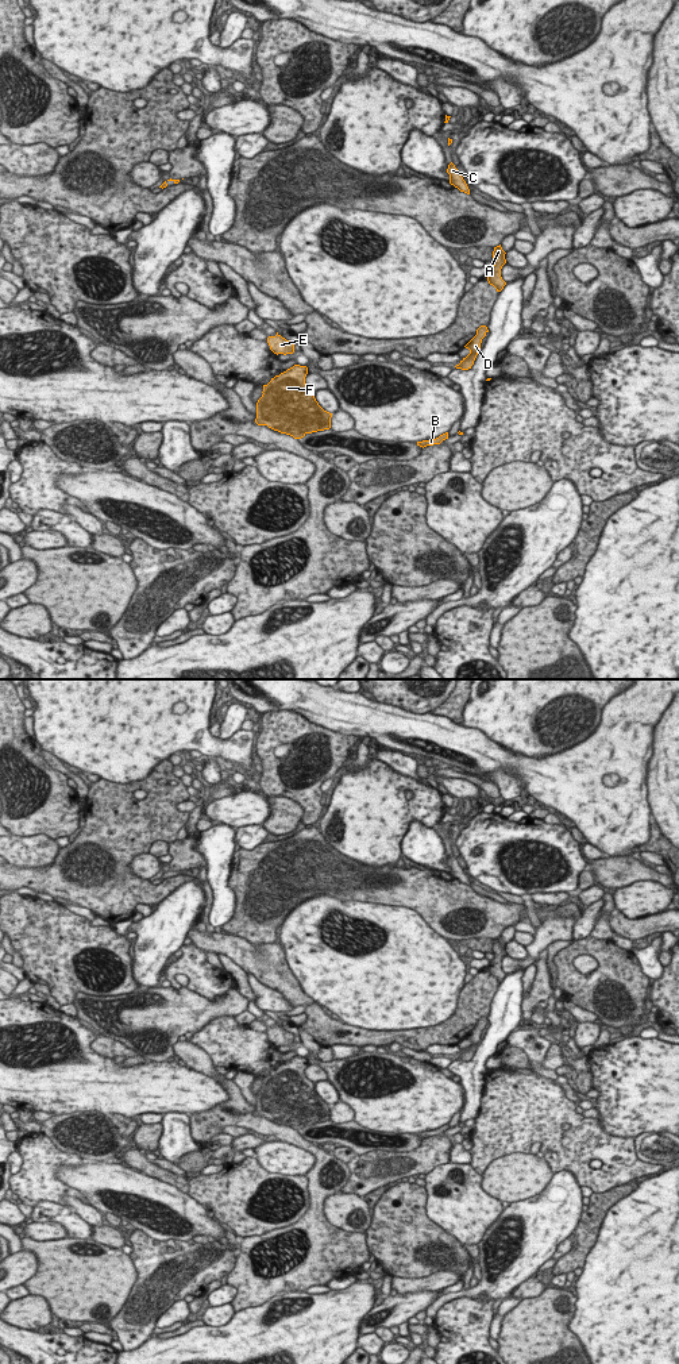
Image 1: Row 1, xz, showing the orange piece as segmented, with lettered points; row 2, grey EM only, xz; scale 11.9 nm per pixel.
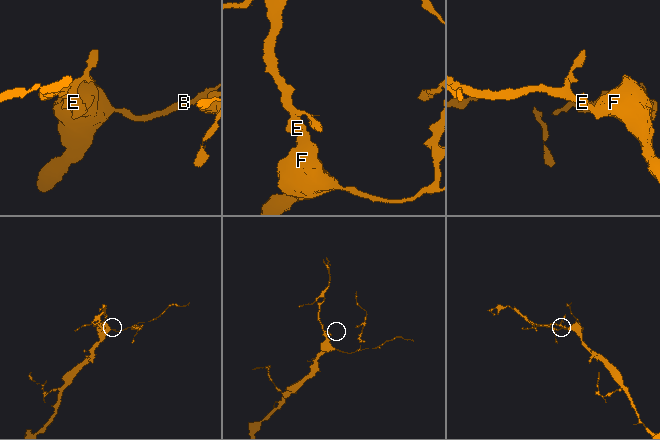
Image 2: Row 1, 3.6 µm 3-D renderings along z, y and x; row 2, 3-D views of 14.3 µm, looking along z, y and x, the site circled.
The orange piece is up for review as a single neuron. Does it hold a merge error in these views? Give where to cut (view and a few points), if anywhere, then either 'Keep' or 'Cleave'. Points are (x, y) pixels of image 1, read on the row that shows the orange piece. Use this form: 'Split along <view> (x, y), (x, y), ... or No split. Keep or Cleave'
No split. Keep.

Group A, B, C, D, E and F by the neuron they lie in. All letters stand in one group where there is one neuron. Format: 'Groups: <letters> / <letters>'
Groups: A B C D E F.

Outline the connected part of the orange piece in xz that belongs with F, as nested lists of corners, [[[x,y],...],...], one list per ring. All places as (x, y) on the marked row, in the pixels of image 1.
[[[294,365],[263,385],[255,423],[294,439],[329,429],[332,413],[319,405],[315,392],[305,385],[306,374],[306,366]]]

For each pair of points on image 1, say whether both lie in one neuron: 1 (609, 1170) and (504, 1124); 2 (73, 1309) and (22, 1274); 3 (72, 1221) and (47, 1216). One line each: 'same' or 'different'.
1: same
2: different
3: same

